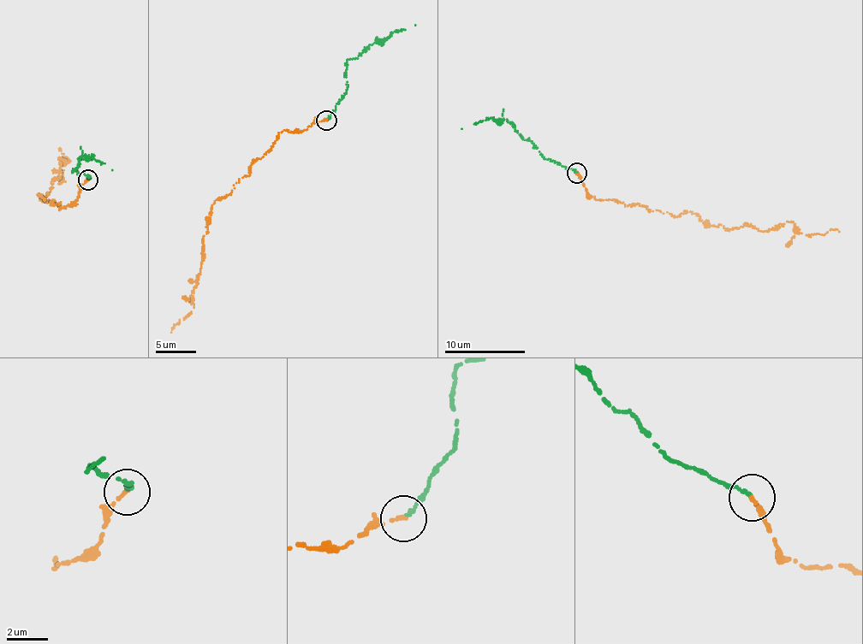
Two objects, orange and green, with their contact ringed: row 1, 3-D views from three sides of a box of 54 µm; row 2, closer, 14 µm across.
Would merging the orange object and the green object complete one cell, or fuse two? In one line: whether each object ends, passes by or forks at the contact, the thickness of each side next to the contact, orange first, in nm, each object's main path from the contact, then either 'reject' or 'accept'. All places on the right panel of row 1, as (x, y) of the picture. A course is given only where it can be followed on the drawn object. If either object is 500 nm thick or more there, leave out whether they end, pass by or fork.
orange ends; green ends; calibres 180 and 190 nm; course orange (577, 174), (597, 200), (694, 214), (725, 228), (764, 232), (787, 221), (801, 233), (839, 232); course green (577, 172), (547, 159), (525, 139), (514, 126), (504, 120), (499, 121), (491, 117), (461, 128); accept

